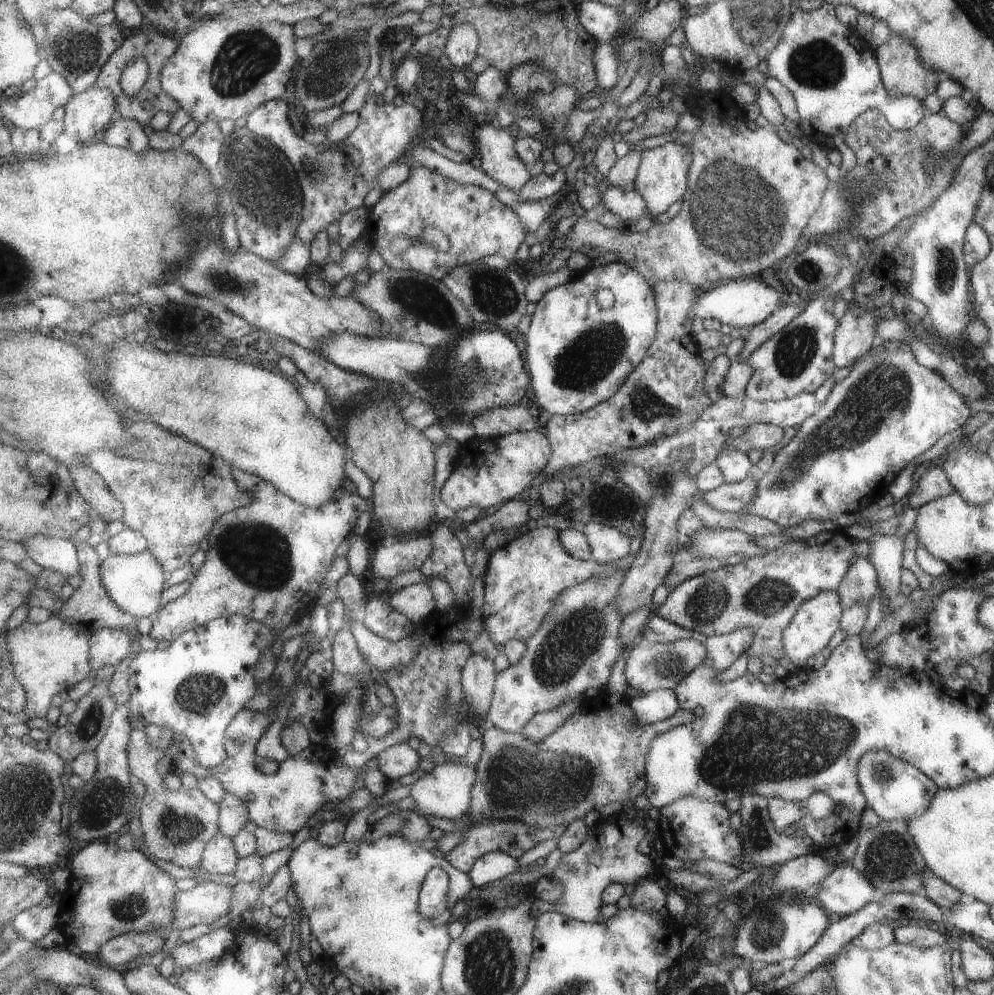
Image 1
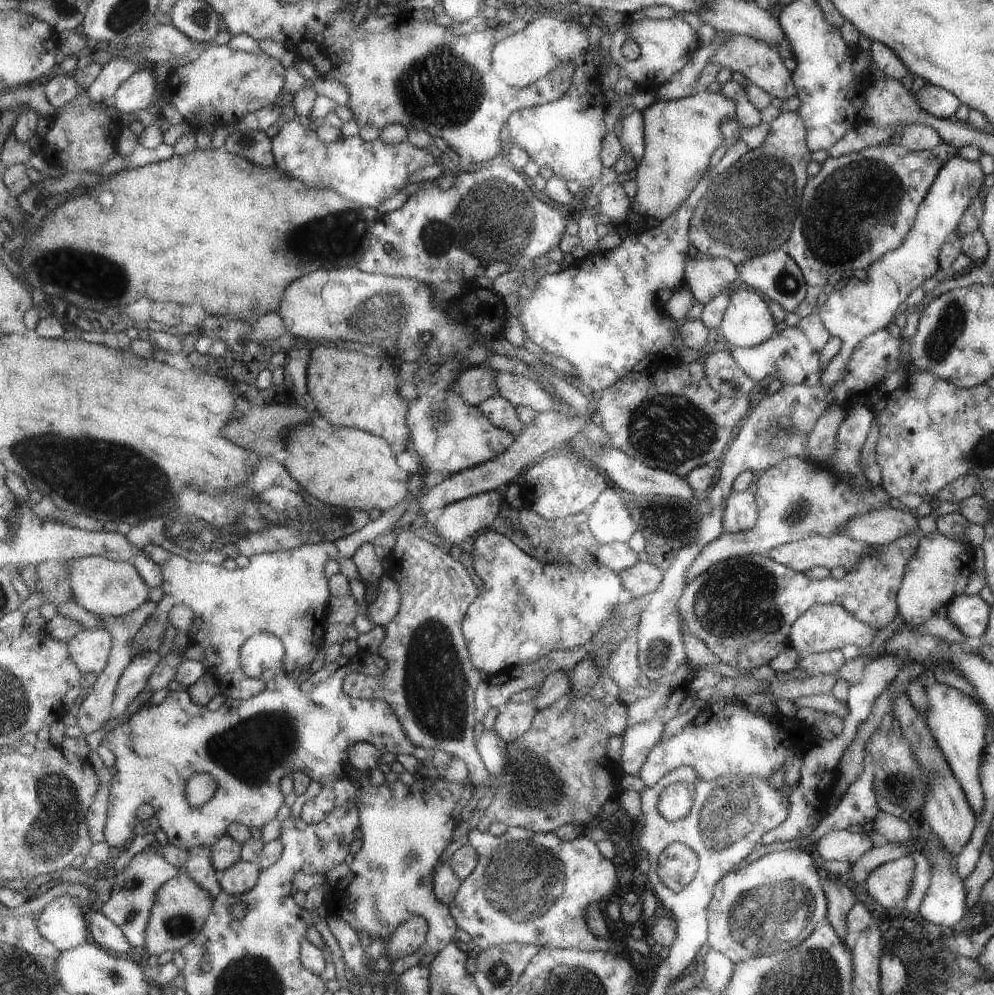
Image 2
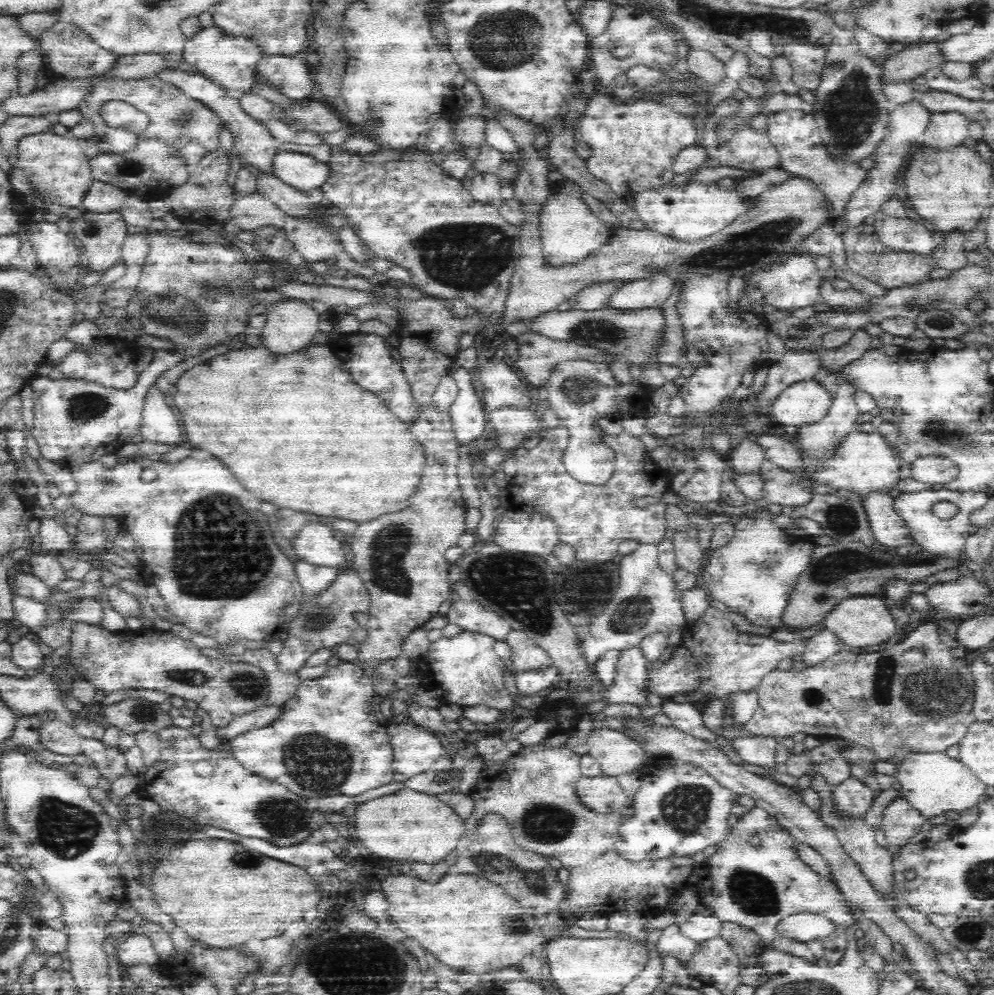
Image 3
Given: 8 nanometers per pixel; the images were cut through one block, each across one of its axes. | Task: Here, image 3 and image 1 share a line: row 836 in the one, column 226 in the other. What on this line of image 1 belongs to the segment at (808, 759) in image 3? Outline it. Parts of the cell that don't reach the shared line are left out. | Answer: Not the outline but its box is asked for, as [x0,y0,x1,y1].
[201,832,243,876]

